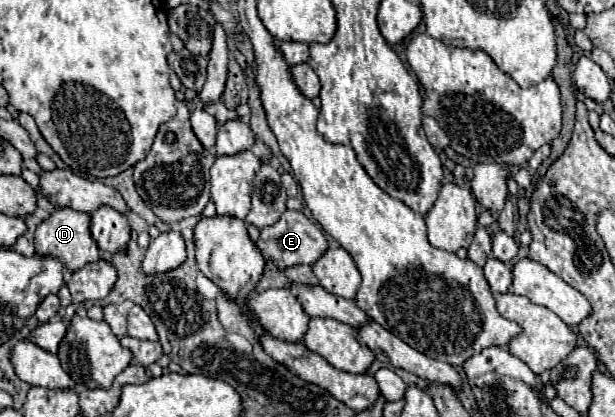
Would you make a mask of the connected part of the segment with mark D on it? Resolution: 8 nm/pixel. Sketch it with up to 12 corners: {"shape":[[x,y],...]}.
{"shape":[[57,209],[35,231],[39,257],[69,273],[99,259],[91,217]]}

